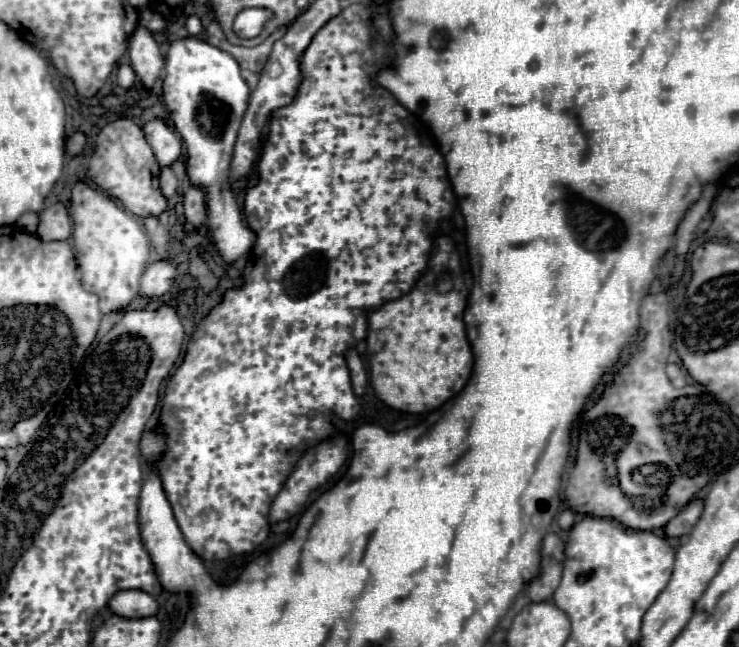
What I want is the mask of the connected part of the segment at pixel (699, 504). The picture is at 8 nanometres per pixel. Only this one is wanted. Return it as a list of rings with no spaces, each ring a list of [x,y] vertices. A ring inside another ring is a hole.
[[[695,498],[691,500],[673,520],[669,520],[669,524],[665,526],[665,532],[667,536],[685,536],[693,530],[695,522],[699,520],[701,516],[701,508],[703,508],[703,500],[701,498]]]

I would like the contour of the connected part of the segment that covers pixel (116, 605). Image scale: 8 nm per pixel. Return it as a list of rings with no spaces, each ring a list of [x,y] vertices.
[[[121,590],[117,592],[111,602],[109,608],[117,614],[117,616],[125,616],[125,618],[147,618],[147,616],[155,616],[159,610],[157,600],[141,590]]]

